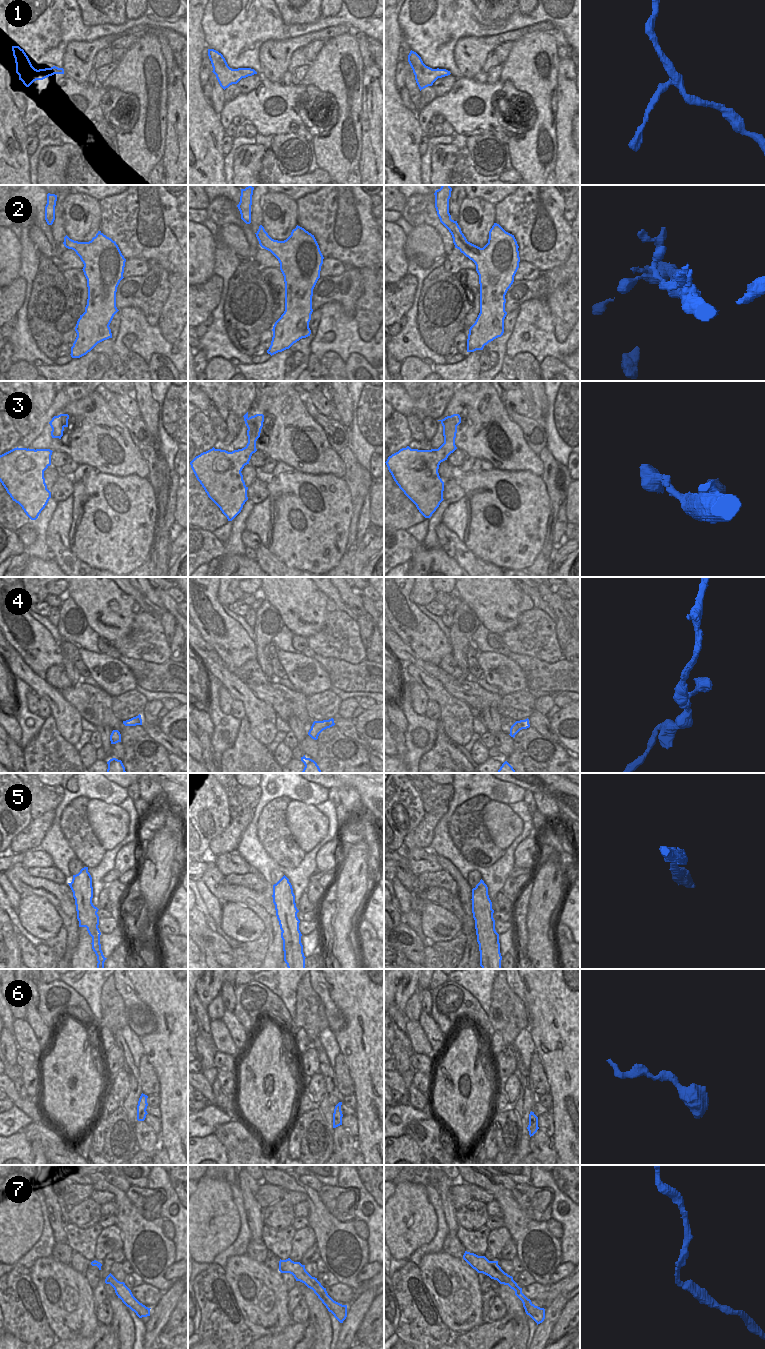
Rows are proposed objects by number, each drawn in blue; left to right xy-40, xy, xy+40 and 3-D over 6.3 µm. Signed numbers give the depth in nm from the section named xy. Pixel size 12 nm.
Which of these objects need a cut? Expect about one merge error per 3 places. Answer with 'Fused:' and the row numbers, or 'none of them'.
Fused: 2

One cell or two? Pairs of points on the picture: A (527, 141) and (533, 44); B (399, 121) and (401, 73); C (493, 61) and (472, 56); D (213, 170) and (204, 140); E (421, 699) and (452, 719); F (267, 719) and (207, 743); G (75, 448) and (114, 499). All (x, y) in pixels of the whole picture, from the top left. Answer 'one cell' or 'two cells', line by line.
A: one cell
B: two cells
C: two cells
D: one cell
E: two cells
F: two cells
G: two cells

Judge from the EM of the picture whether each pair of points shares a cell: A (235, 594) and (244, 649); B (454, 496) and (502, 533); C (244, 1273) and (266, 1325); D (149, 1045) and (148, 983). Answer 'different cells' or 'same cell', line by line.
A: different cells
B: different cells
C: same cell
D: same cell

